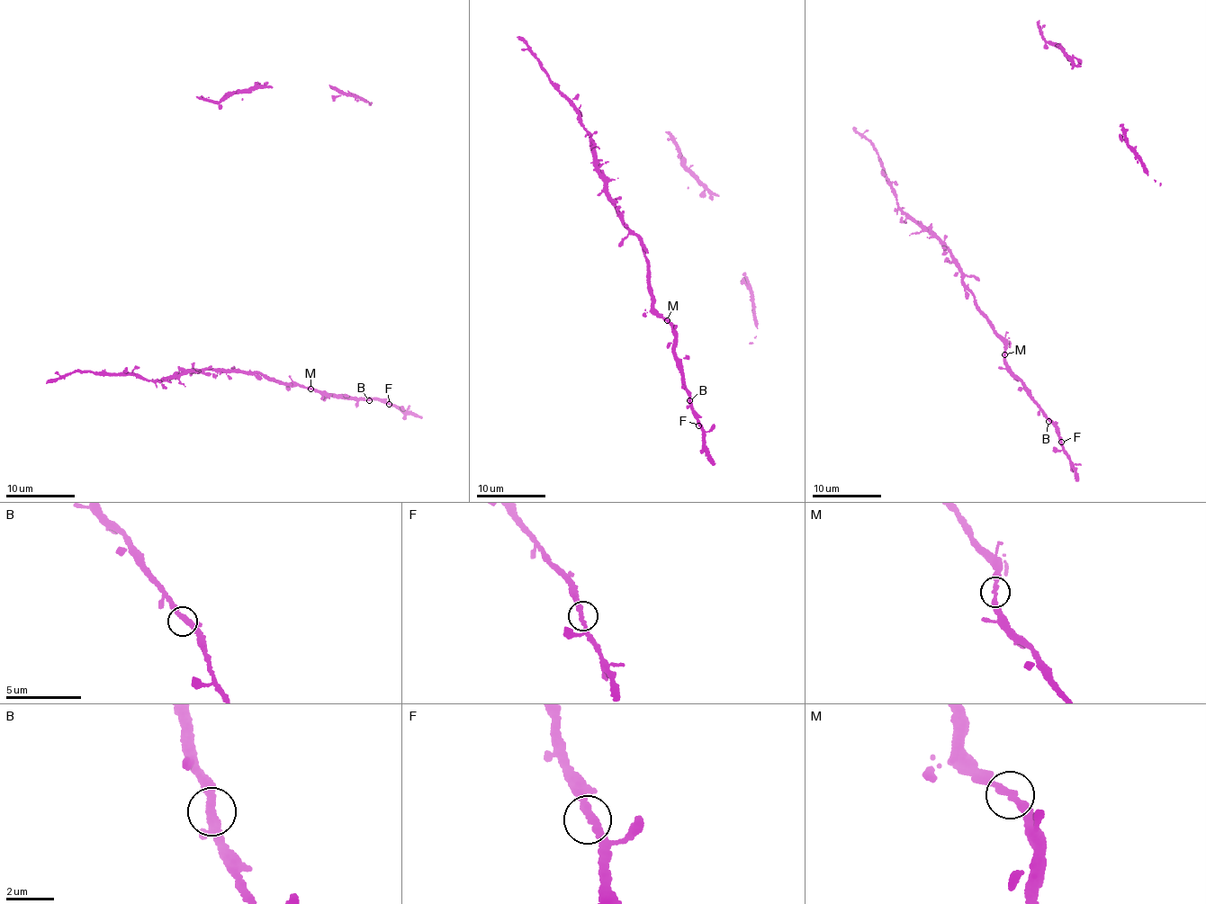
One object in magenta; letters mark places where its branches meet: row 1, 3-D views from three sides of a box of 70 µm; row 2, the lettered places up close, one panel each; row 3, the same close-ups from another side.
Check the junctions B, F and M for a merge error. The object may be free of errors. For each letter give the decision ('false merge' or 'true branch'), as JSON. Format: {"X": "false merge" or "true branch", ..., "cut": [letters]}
{"B": "true branch", "F": "true branch", "M": "true branch", "cut": []}

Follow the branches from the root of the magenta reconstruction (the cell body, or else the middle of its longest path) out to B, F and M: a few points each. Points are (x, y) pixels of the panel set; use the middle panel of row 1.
B: (634, 234), (648, 266), (654, 308), (658, 315), (669, 319), (671, 326), (673, 346), (689, 400)
F: (634, 234), (648, 266), (654, 308), (658, 315), (669, 319), (671, 326), (675, 354), (698, 425)
M: (634, 234), (639, 237), (648, 266), (652, 302), (658, 315), (667, 321)

